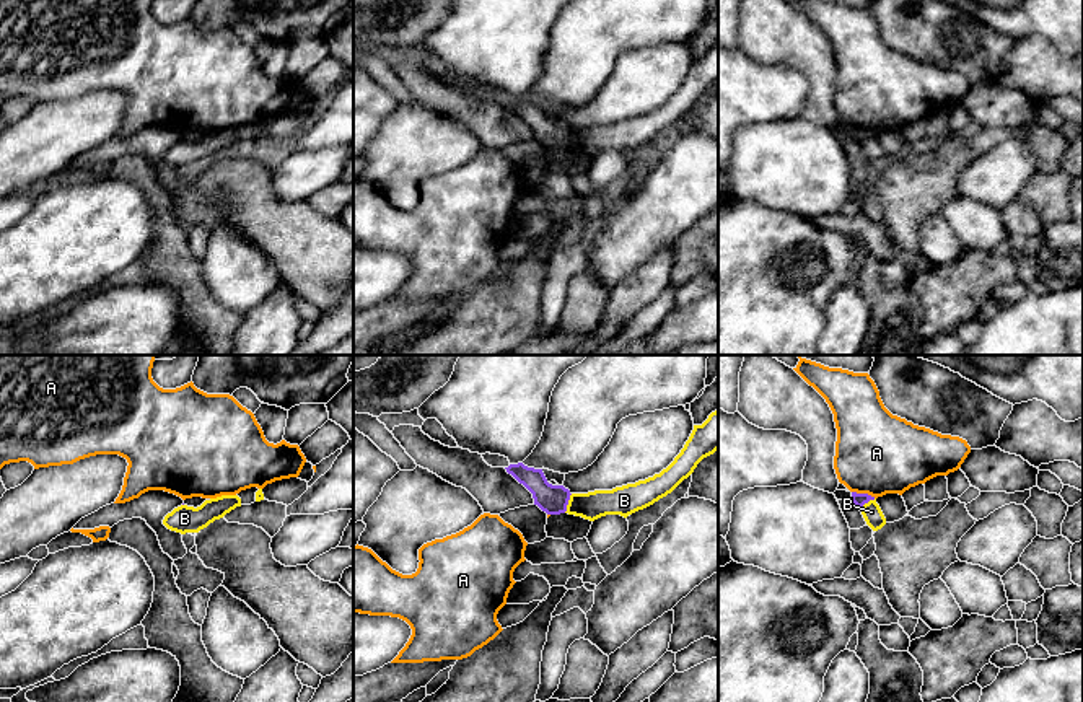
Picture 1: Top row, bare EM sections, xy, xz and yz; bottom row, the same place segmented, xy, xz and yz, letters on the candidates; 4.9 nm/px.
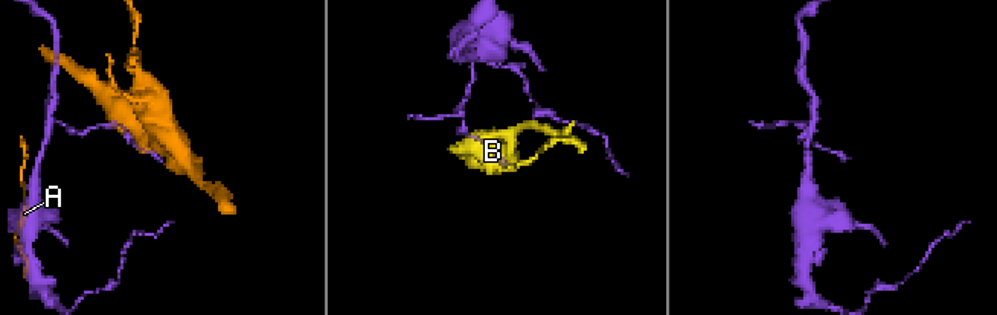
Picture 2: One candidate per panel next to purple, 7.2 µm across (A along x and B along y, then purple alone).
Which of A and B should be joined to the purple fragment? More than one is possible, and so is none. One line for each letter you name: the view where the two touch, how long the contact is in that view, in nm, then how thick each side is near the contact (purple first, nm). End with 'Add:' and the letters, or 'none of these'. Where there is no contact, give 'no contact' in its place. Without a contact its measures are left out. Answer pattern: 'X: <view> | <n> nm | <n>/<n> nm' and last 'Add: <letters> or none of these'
Add: none of these

